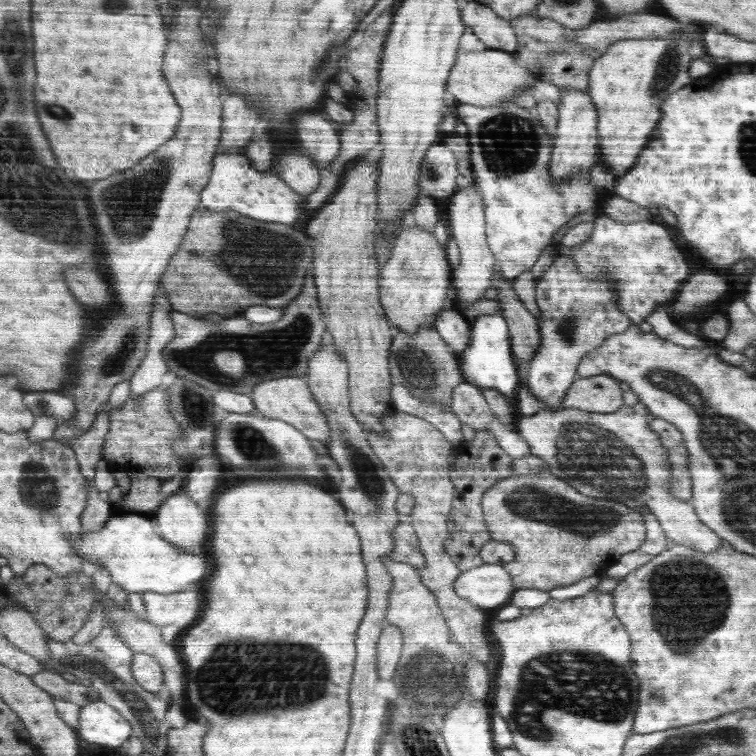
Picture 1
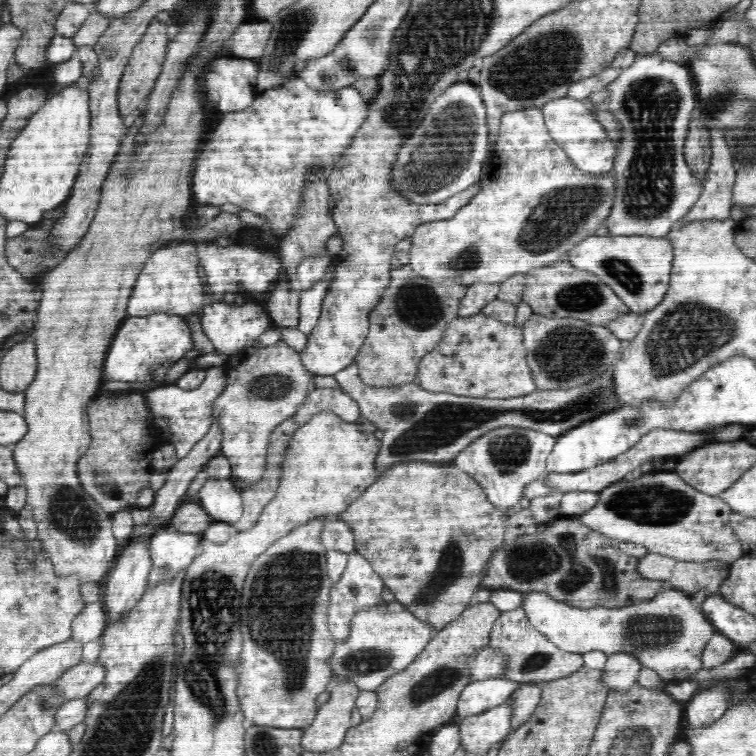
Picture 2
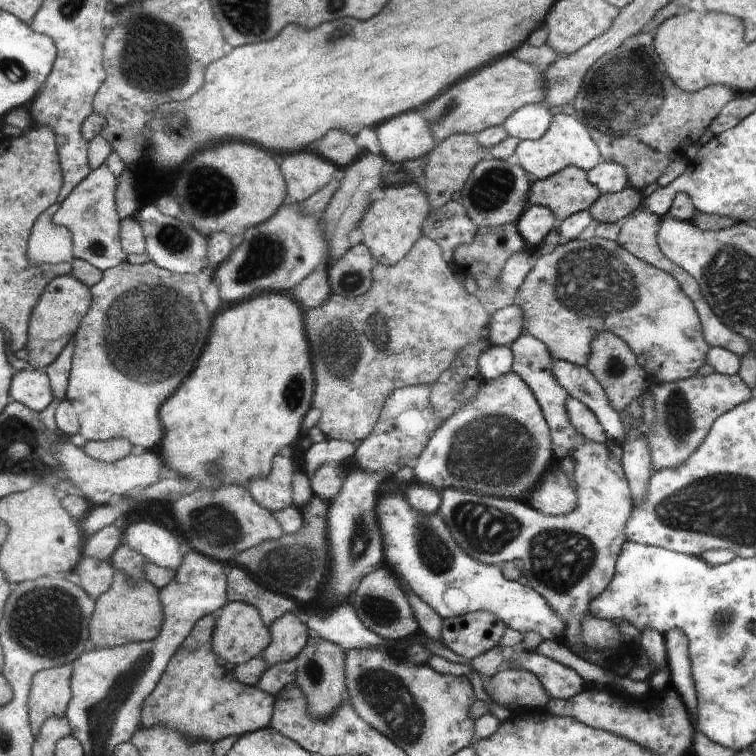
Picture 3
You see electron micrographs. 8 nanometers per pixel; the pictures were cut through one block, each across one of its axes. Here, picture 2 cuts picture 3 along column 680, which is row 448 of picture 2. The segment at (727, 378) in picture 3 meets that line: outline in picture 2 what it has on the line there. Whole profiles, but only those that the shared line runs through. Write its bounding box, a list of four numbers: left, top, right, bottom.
[334,363,622,474]

